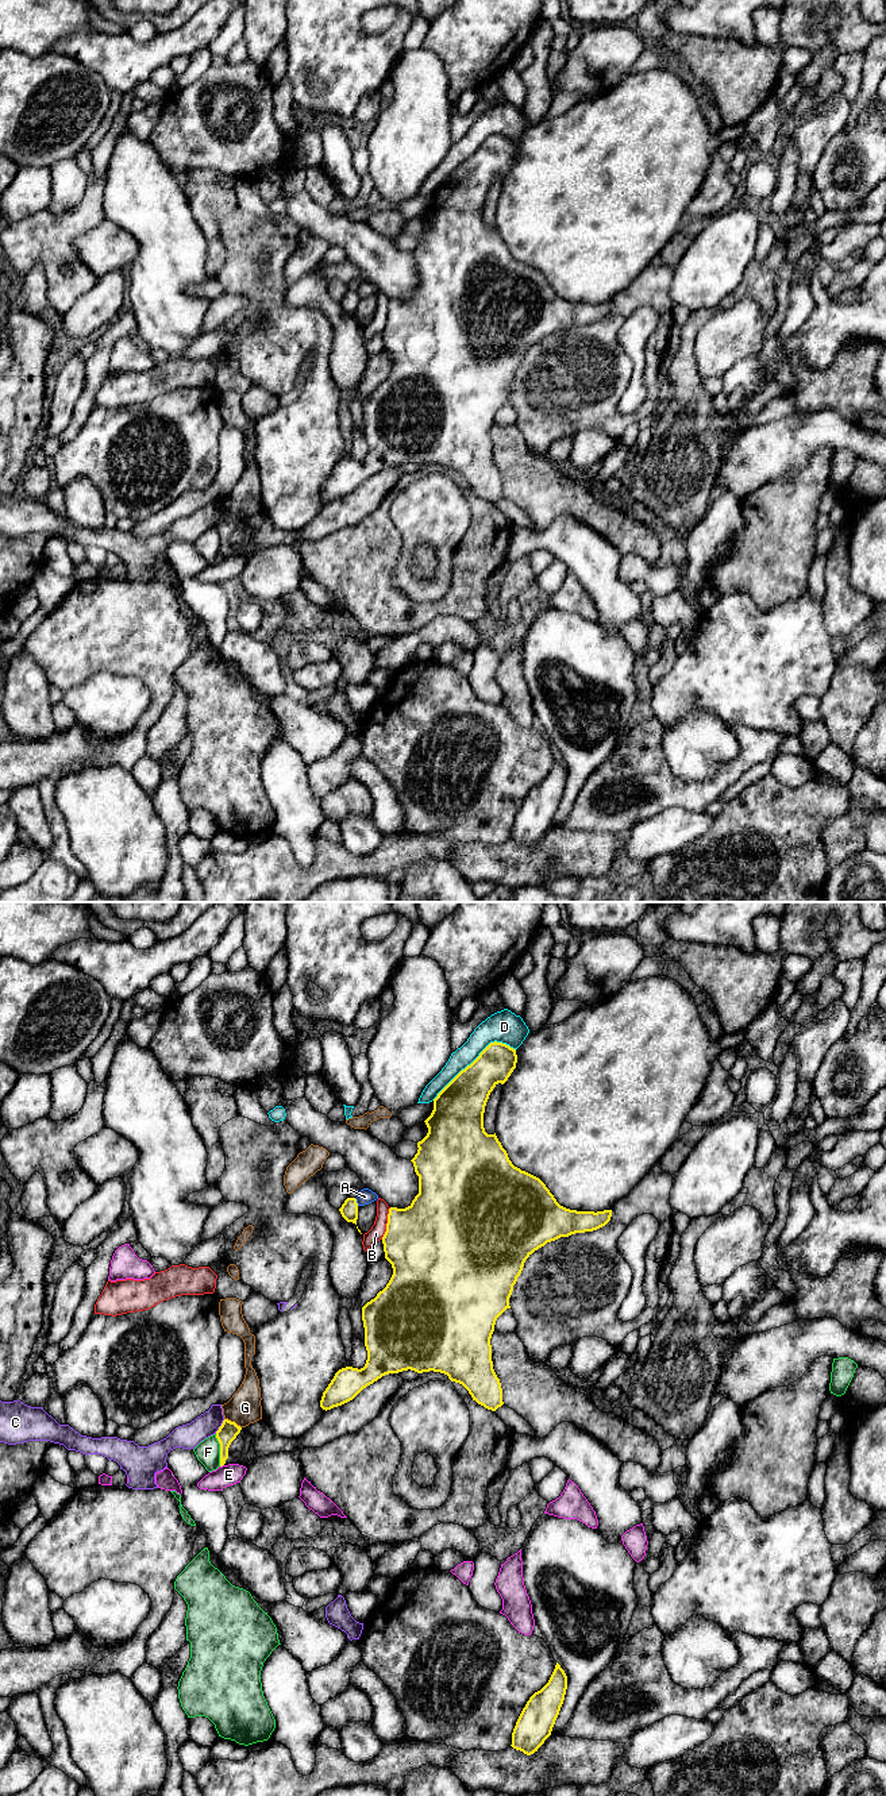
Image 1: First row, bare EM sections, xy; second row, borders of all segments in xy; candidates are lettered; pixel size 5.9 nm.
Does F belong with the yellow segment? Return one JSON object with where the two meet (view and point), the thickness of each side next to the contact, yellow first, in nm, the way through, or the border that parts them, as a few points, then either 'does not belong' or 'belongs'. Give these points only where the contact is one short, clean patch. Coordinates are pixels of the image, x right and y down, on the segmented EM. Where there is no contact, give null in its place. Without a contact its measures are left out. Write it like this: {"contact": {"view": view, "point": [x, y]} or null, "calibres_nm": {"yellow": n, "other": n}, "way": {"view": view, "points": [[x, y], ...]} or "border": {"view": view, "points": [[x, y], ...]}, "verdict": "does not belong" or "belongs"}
{"contact": {"view": "xy", "point": [220, 1450]}, "calibres_nm": {"yellow": 120, "other": 140}, "border": {"view": "xy", "points": [[215, 1434], [219, 1442], [220, 1465]]}, "verdict": "does not belong"}

